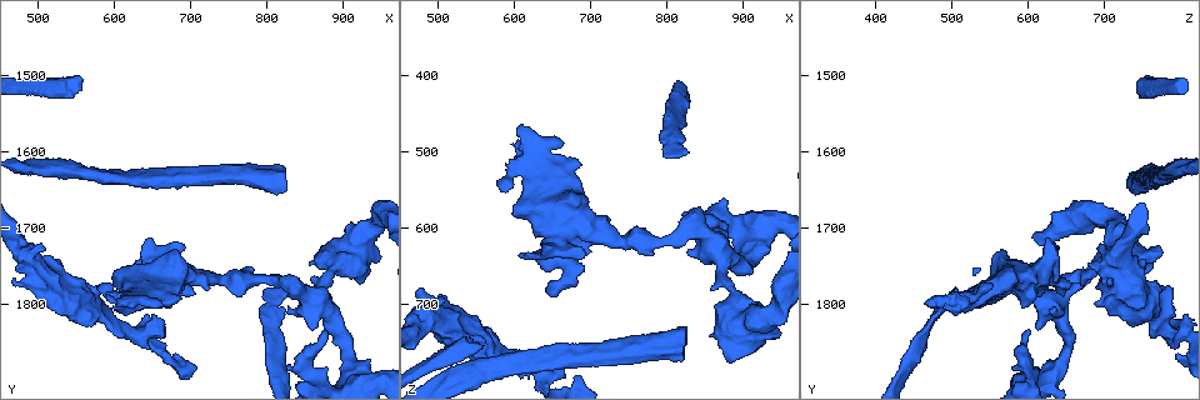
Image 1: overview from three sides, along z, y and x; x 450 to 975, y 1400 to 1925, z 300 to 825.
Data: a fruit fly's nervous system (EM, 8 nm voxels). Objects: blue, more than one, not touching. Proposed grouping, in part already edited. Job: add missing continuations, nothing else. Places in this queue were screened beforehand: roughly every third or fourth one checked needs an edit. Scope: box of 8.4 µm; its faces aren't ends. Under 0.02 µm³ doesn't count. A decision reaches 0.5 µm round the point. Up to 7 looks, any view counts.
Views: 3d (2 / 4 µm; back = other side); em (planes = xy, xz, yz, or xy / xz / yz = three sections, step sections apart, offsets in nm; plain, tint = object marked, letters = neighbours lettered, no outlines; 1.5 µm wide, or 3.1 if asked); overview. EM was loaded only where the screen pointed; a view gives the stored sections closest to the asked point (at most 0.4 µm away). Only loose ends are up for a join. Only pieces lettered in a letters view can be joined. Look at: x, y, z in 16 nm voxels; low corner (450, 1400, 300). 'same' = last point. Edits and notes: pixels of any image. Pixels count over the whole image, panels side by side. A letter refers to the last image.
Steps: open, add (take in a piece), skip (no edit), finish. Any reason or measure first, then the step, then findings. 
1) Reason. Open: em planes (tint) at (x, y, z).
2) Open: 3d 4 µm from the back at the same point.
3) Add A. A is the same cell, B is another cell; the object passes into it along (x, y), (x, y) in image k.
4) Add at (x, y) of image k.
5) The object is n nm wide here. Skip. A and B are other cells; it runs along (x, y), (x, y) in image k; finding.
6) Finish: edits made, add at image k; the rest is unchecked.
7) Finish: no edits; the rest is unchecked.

Stops while still wide. Open: 3d 4 µm at (520, 1810, 705).

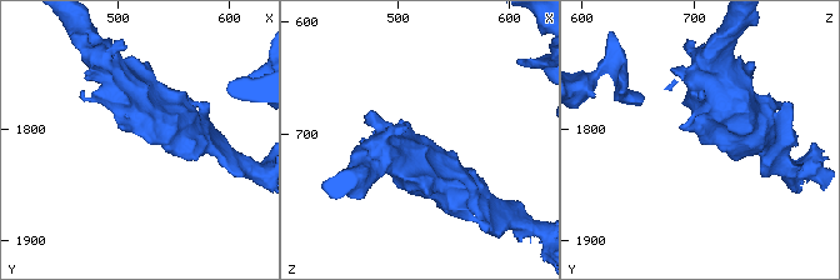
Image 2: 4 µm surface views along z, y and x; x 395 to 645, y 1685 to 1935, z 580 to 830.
Shape alone is not enough. Open: em yz step 8 (plain) at (518, 1804, 706).

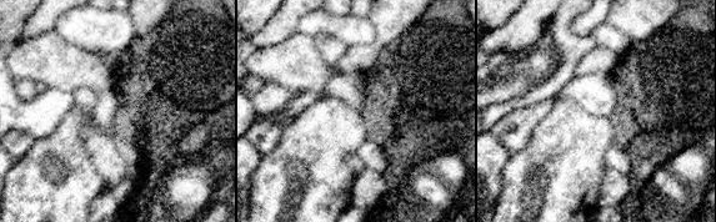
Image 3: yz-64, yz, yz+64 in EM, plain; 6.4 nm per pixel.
Open: em yz step 8 (letters) at the same point.

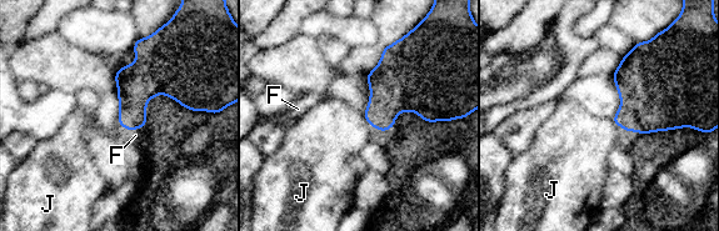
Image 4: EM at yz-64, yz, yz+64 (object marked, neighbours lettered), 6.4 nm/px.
Skip. F and J are other cells; a border runs along (139, 127), (129, 130) in image 4; none of them fits.

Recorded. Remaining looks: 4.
Stops while still wide. Open: 3d 2 µm at (610, 1795, 460).

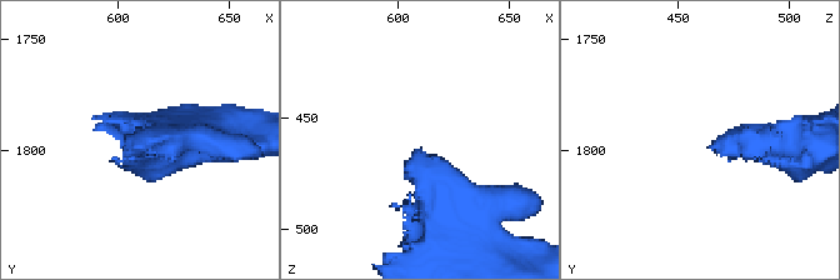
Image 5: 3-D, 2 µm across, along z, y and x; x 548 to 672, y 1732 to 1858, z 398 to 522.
Shape alone is not enough. Open: em planes (tint) at (610, 1798, 463).

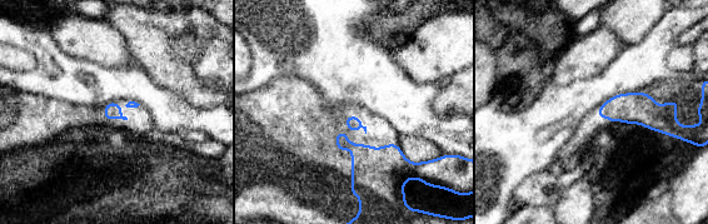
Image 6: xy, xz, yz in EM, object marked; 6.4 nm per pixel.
Open: em planes (letters) at the same point.

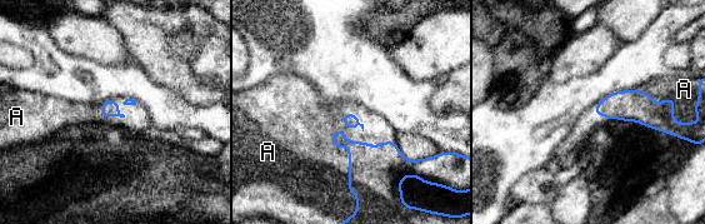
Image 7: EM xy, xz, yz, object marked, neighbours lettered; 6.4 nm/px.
Add A. A is the same cell; the object passes into it along (375, 172), (349, 159), (314, 175) in image 7; it goes on there.

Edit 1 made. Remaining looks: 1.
Finish: edits made, add at image 7; the rest is unchecked.

